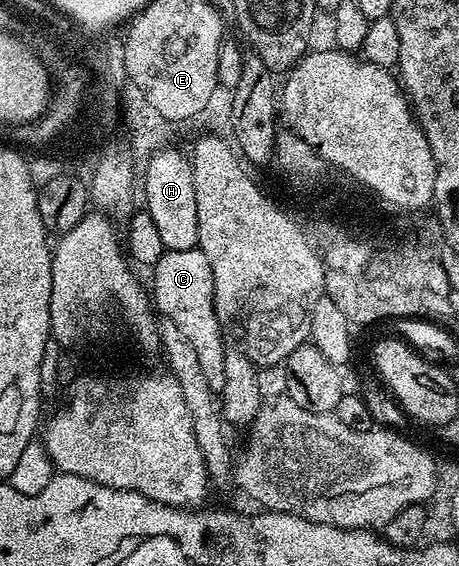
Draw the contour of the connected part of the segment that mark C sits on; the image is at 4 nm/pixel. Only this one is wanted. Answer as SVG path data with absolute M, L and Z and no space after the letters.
M198 248L194 250L165 250L162 260L151 271L152 286L150 294L154 306L163 317L174 320L182 336L190 340L202 372L206 375L206 384L214 392L219 392L226 384L226 343L220 331L222 319L216 314L214 304L214 272L210 272L210 260Z

